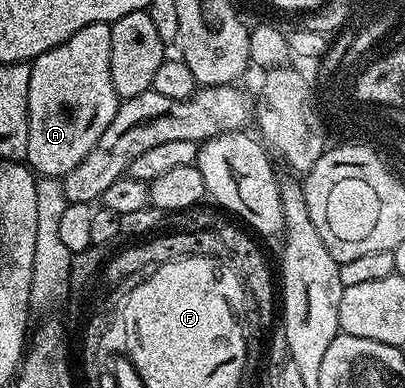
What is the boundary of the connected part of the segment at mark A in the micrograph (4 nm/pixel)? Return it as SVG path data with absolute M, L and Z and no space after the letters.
M108 22L89 23L85 27L81 27L81 31L77 31L69 39L65 39L65 43L45 51L42 55L35 58L34 61L30 62L29 103L27 104L27 156L25 161L39 177L62 179L66 173L73 171L73 167L77 167L77 163L81 163L81 159L85 159L85 155L89 155L89 151L93 151L97 139L101 139L101 135L105 135L105 127L109 127L109 123L113 123L113 115L117 115L121 99L117 95L117 91L113 91L113 75L109 75L110 42L111 26Z

